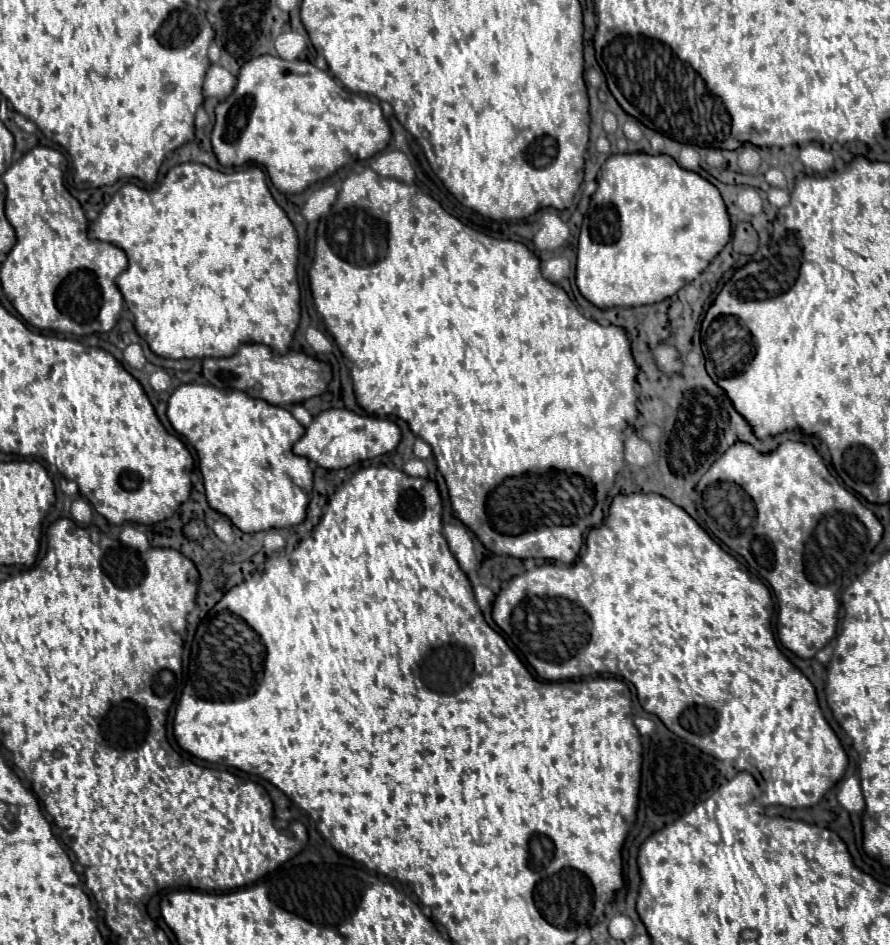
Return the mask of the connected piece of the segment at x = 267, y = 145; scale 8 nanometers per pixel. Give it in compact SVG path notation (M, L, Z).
M269 54L253 58L253 60L249 60L247 64L241 66L239 76L237 76L237 86L235 86L233 94L227 96L223 102L219 102L217 108L215 108L215 126L213 126L213 134L211 134L213 150L215 150L215 154L217 154L217 158L219 158L219 162L223 166L241 166L241 164L245 164L249 160L259 162L259 164L263 164L267 168L267 172L271 176L271 182L275 184L275 188L279 188L281 192L287 192L287 194L291 194L291 192L303 192L311 184L327 180L329 176L333 176L341 166L348 165L357 160L367 160L367 158L375 156L377 152L385 150L385 146L389 144L389 138L391 138L391 128L389 128L389 124L383 118L383 110L381 110L379 102L371 102L367 96L361 96L361 94L355 94L355 92L343 88L335 78L331 78L327 72L319 70L311 62L305 62L305 60L293 60L293 62L289 62L289 60L283 60L279 56L269 56Z

